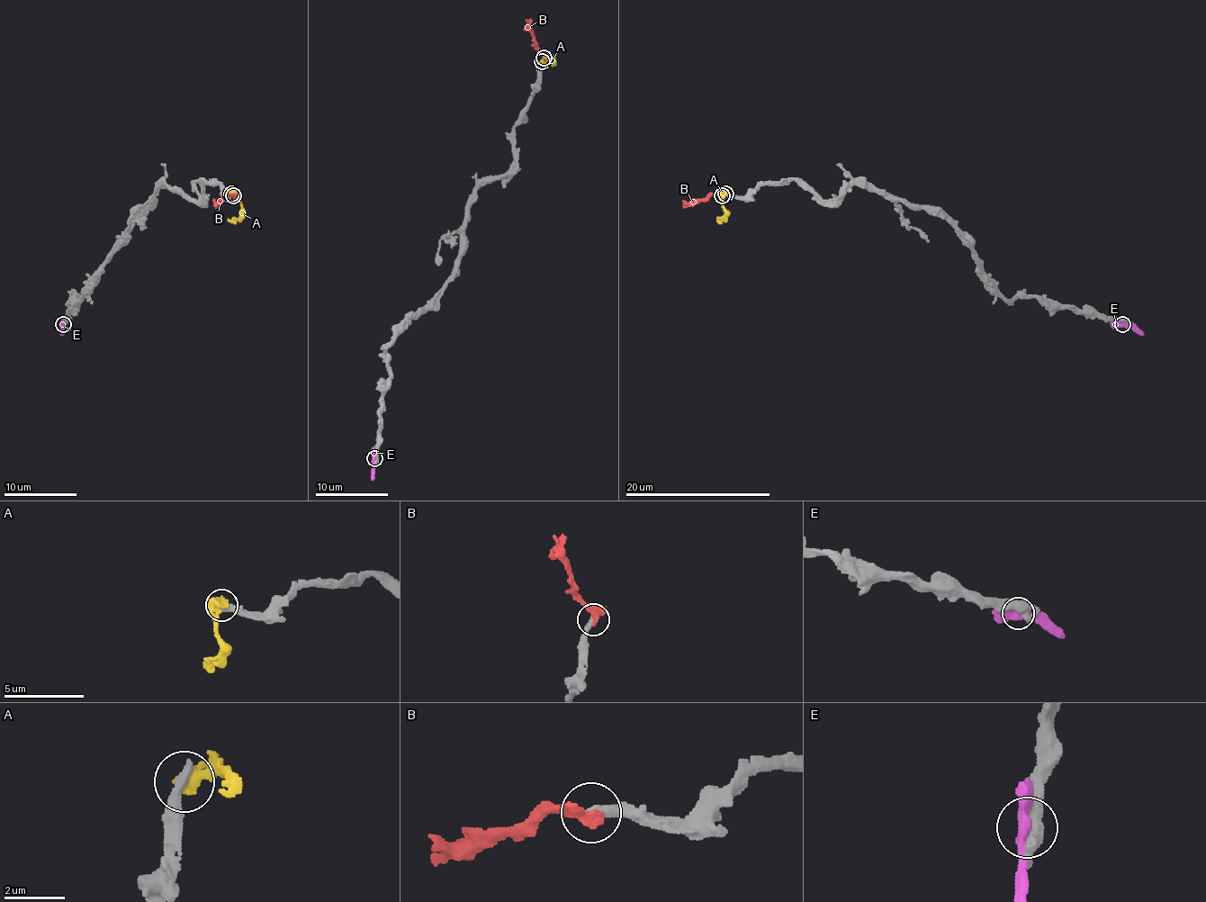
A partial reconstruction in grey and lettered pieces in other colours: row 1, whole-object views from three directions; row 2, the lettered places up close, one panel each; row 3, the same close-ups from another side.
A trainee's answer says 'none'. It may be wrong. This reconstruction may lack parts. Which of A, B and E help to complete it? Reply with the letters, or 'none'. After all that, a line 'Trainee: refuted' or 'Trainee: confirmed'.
B
Trainee: refuted

